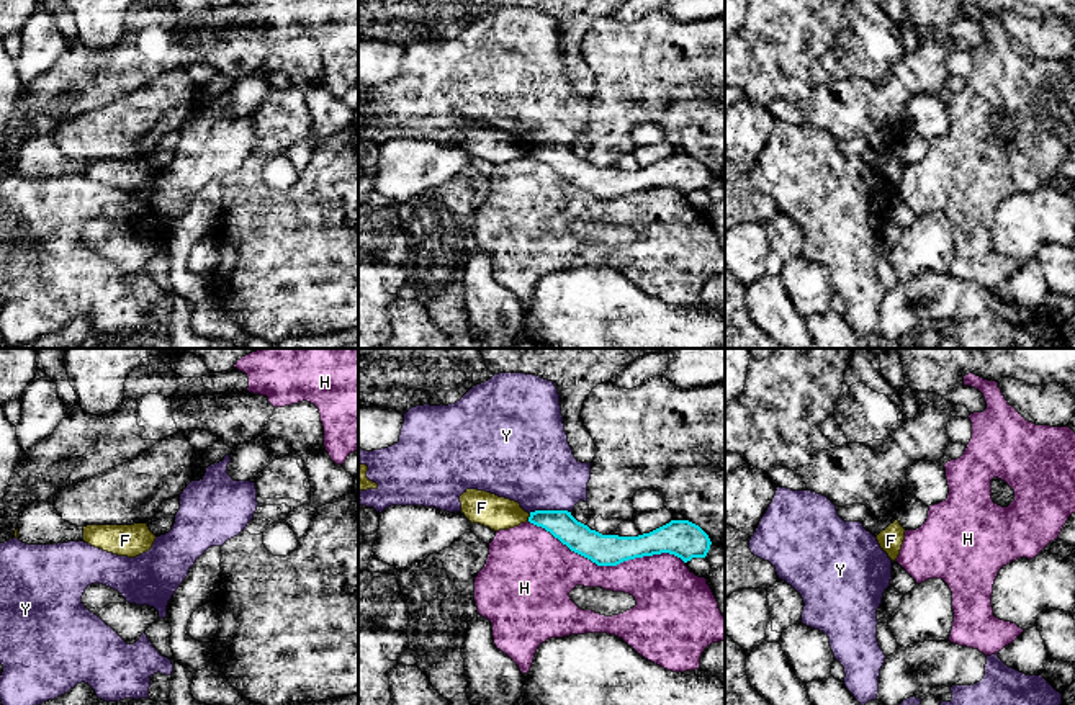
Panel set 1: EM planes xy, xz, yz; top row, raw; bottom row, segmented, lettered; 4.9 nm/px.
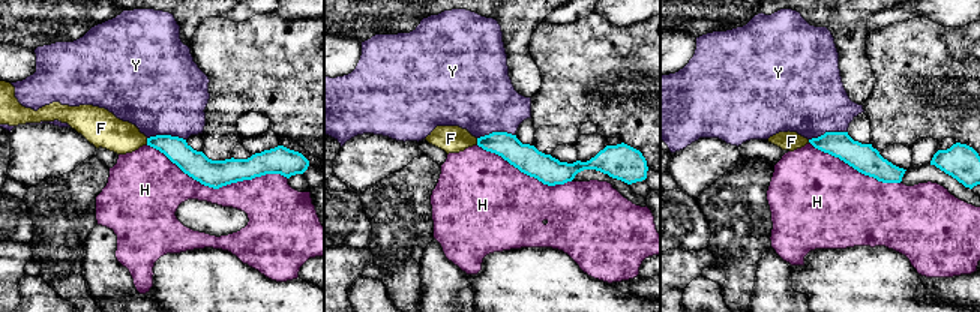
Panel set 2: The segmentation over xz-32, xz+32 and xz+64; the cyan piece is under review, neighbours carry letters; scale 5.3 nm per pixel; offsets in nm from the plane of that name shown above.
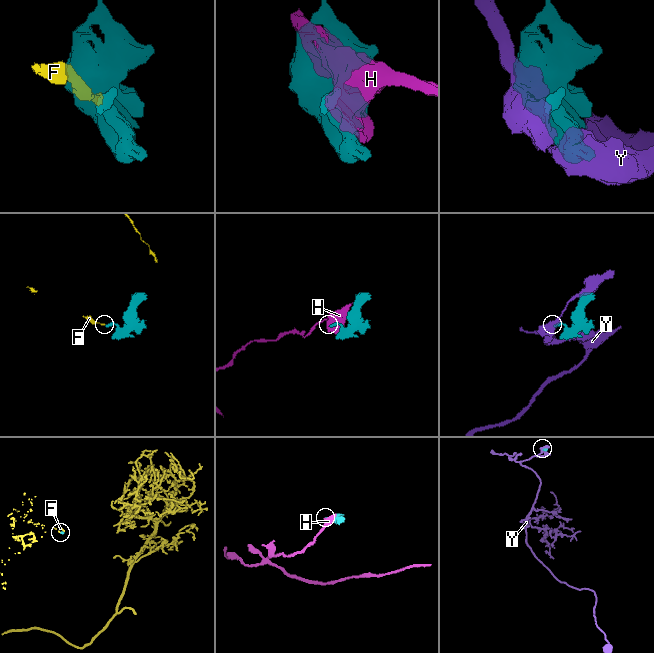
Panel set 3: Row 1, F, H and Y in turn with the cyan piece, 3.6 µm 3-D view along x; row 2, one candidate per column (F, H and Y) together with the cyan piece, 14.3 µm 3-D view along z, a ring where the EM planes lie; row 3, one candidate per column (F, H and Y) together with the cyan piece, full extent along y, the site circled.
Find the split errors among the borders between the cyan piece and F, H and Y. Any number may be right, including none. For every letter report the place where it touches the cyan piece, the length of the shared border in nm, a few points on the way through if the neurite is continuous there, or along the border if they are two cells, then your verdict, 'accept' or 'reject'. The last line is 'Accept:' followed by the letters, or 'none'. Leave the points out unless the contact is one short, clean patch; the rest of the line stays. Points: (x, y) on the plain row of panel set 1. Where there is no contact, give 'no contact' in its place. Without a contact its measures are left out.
F: meets cyan in xz at (529, 151); contact 40 nm long; border along xz (530, 148), (527, 154); reject
H: meets cyan in xz at (607, 198); contact 800 nm long; reject
Y: meets cyan in xz at (548, 144); contact 200 nm long; reject
Accept: none

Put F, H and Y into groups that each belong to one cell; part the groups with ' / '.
F / H / Y

